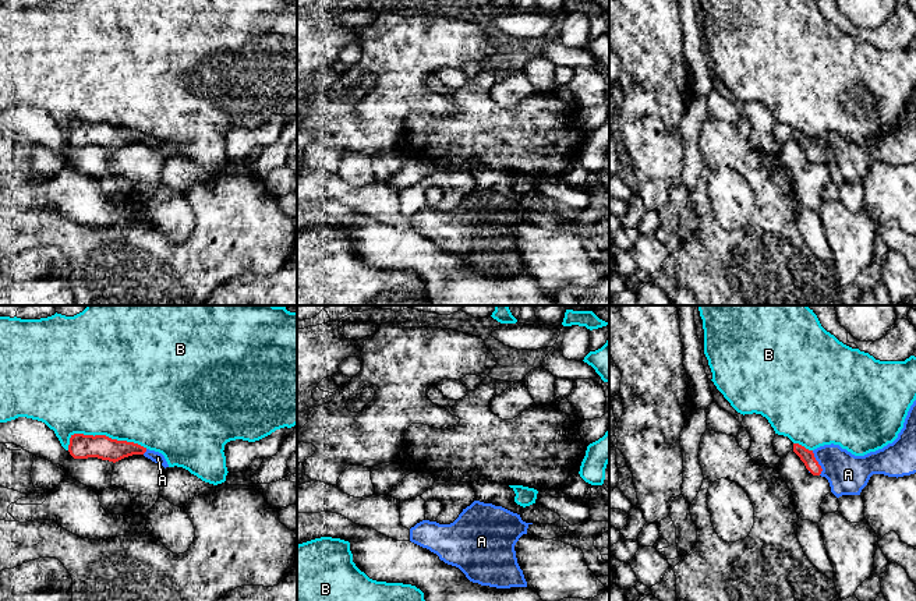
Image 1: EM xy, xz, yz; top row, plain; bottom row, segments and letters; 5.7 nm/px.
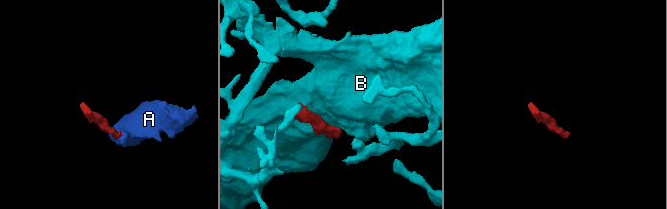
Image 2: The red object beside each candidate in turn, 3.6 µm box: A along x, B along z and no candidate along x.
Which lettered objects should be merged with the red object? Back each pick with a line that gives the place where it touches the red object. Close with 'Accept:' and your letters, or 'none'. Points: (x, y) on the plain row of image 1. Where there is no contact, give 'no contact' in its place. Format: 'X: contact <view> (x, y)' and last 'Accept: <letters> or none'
A: contact yz (817, 151)
Accept: A

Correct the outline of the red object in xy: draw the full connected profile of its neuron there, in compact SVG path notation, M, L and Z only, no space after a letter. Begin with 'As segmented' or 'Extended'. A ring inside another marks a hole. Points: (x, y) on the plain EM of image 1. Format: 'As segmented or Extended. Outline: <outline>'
Extended. Outline: M74 121L70 125L68 139L74 146L98 145L113 151L132 142L144 142L165 156L169 155L162 141L134 130L112 127L106 123Z

